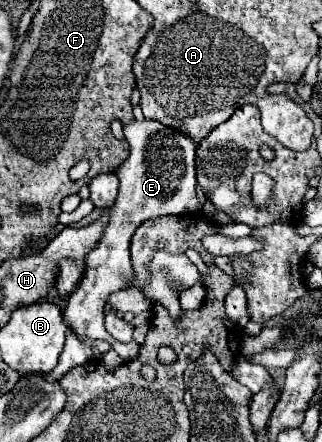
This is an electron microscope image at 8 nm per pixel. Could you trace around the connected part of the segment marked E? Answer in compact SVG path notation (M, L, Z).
M134 120L132 124L124 126L124 138L130 144L130 158L116 170L116 176L120 180L118 198L112 206L110 220L102 238L98 240L98 246L94 246L94 250L90 250L90 254L86 256L84 278L80 286L72 292L62 312L62 318L78 338L107 340L128 361L138 356L140 345L135 340L122 343L110 338L104 328L104 306L112 292L126 290L134 280L134 270L130 262L132 234L144 220L194 212L200 210L202 204L196 198L196 146L188 136L154 120Z

